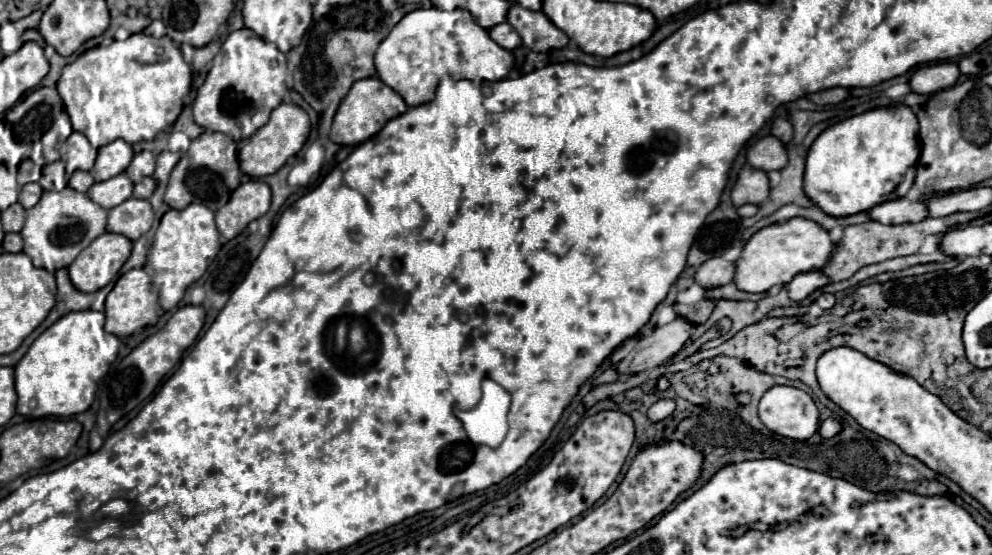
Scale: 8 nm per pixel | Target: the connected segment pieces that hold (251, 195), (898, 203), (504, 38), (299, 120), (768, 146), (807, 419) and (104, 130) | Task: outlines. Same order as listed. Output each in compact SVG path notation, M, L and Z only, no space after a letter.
M248 180L240 184L226 206L216 212L218 232L232 240L238 236L252 220L264 216L270 208L270 186L260 180Z
M898 198L898 200L876 204L874 208L868 210L868 216L880 224L904 224L904 222L920 222L928 218L928 210L924 202Z
M508 22L496 24L496 26L490 28L488 32L490 32L490 38L492 38L498 46L502 46L502 48L506 48L506 50L514 50L516 46L522 44L518 32L514 32L514 28L510 28Z
M280 104L272 112L270 122L266 126L262 126L254 136L238 142L238 160L242 172L252 178L262 178L278 172L286 164L286 160L304 146L308 134L310 134L308 114L296 104Z
M764 136L756 140L748 150L746 150L746 160L750 166L770 172L770 170L782 170L788 164L786 148L784 144L774 138L774 136Z
M772 386L766 390L758 404L758 416L772 432L792 440L808 440L820 426L812 396L794 386Z
M141 31L132 34L124 42L114 40L110 46L90 48L84 54L80 54L72 64L64 66L56 88L72 120L72 128L76 132L82 132L94 148L100 148L118 138L126 140L128 144L140 140L152 140L158 132L168 130L182 112L184 96L188 94L190 84L192 84L192 68L190 64L184 62L178 44L174 44L168 36L154 38Z

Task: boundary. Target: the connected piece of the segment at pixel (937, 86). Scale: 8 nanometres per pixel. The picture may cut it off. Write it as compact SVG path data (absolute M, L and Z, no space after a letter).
M942 62L942 64L926 64L920 66L912 78L910 88L918 94L934 94L942 88L950 88L956 84L960 76L960 68L956 62Z

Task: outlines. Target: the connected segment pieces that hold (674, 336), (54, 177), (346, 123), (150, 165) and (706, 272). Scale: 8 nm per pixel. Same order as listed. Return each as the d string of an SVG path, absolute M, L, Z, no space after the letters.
M676 316L670 324L660 326L650 336L640 338L634 350L618 364L618 372L622 376L630 376L668 362L688 342L690 332L692 322Z
M62 160L58 162L52 162L52 164L46 164L42 168L42 178L40 178L40 186L44 190L54 190L54 192L60 192L62 188L66 188L68 184L68 176L64 172L64 164Z
M372 76L366 80L356 80L334 116L330 140L336 144L346 144L346 146L362 144L388 122L388 112L390 112L390 118L396 118L396 116L404 114L406 110L408 110L408 106L402 100L402 96L398 96L390 86L382 84L382 80L378 76Z
M138 152L130 162L130 166L126 168L126 174L130 176L132 182L140 182L142 178L154 174L154 166L156 166L156 156L152 152Z
M710 258L710 260L706 260L706 264L702 264L698 268L696 282L704 288L722 286L722 284L728 284L730 280L734 280L734 272L736 272L734 262L728 262L724 258Z

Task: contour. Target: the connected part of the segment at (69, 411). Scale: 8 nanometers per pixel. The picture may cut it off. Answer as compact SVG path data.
M82 310L82 312L68 312L58 322L54 322L48 330L44 330L34 344L28 348L26 356L14 368L14 384L16 384L16 412L28 418L42 418L42 416L74 416L90 408L96 396L98 380L106 376L110 364L118 356L120 340L114 334L104 330L104 314L96 310Z

